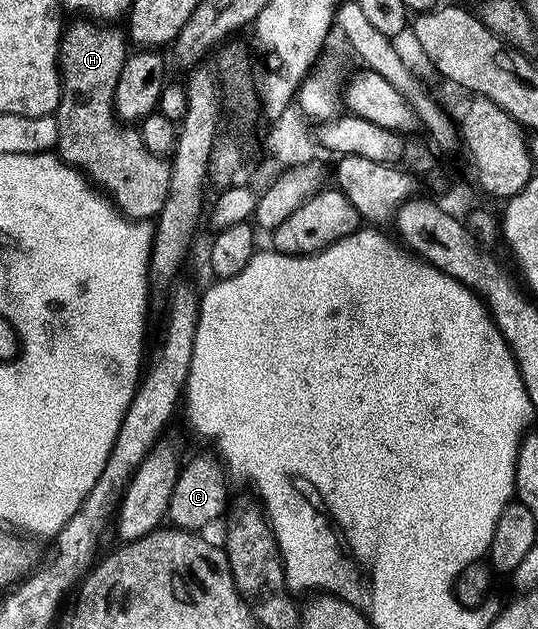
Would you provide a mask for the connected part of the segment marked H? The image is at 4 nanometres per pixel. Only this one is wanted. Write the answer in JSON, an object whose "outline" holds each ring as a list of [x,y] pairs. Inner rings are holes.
{"outline":[[[90,18],[76,20],[79,20],[76,24],[71,24],[68,28],[66,25],[59,41],[61,91],[59,106],[53,113],[59,135],[58,155],[71,167],[90,177],[100,189],[106,190],[113,199],[115,207],[124,216],[140,222],[150,221],[158,217],[162,207],[165,206],[166,196],[169,194],[171,166],[160,153],[149,151],[143,141],[143,135],[138,130],[124,126],[115,115],[115,87],[129,55],[128,41],[124,33],[120,29],[119,33],[115,26],[108,26]]]}

